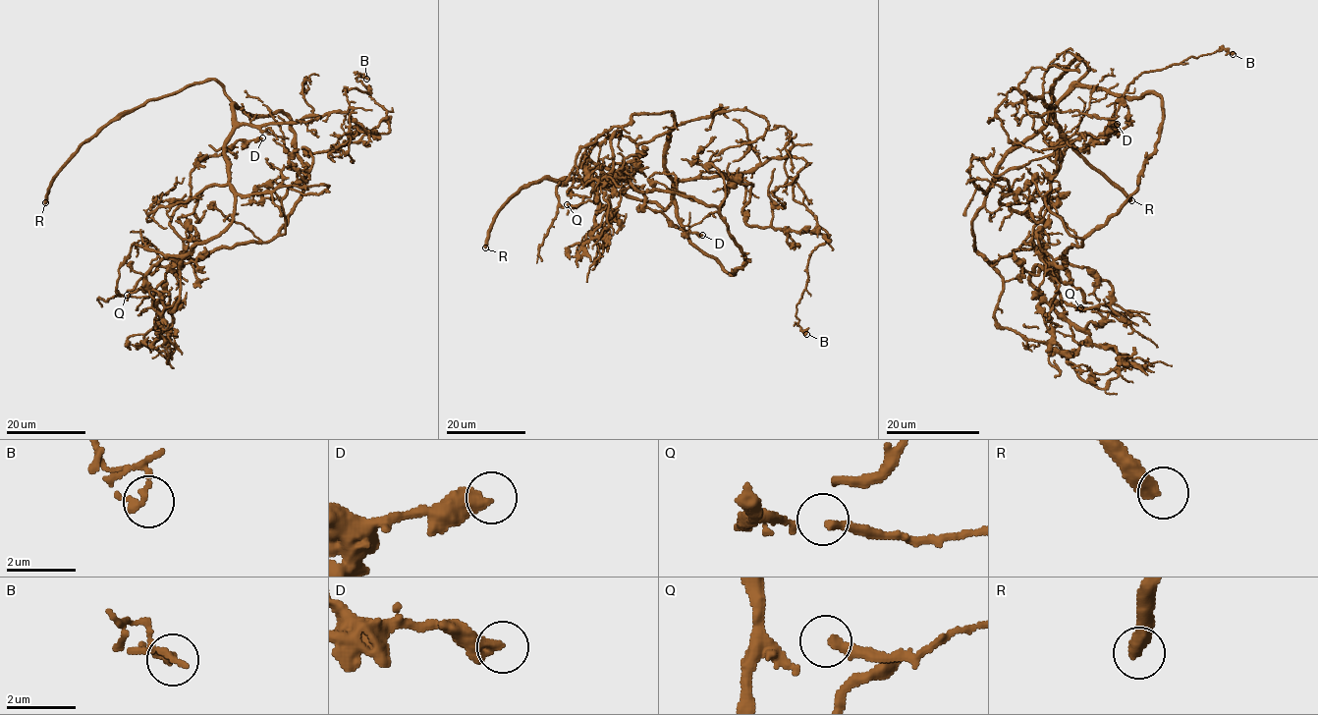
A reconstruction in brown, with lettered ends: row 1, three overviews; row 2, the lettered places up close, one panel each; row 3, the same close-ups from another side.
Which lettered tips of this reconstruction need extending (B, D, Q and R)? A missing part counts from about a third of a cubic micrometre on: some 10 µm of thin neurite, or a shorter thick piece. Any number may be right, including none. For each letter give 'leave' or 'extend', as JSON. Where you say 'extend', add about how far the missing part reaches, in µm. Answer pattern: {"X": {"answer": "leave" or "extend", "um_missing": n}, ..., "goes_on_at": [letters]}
{"B": {"answer": "leave"}, "D": {"answer": "leave"}, "Q": {"answer": "leave"}, "R": {"answer": "extend", "um_missing": 130}, "goes_on_at": ["R"]}

